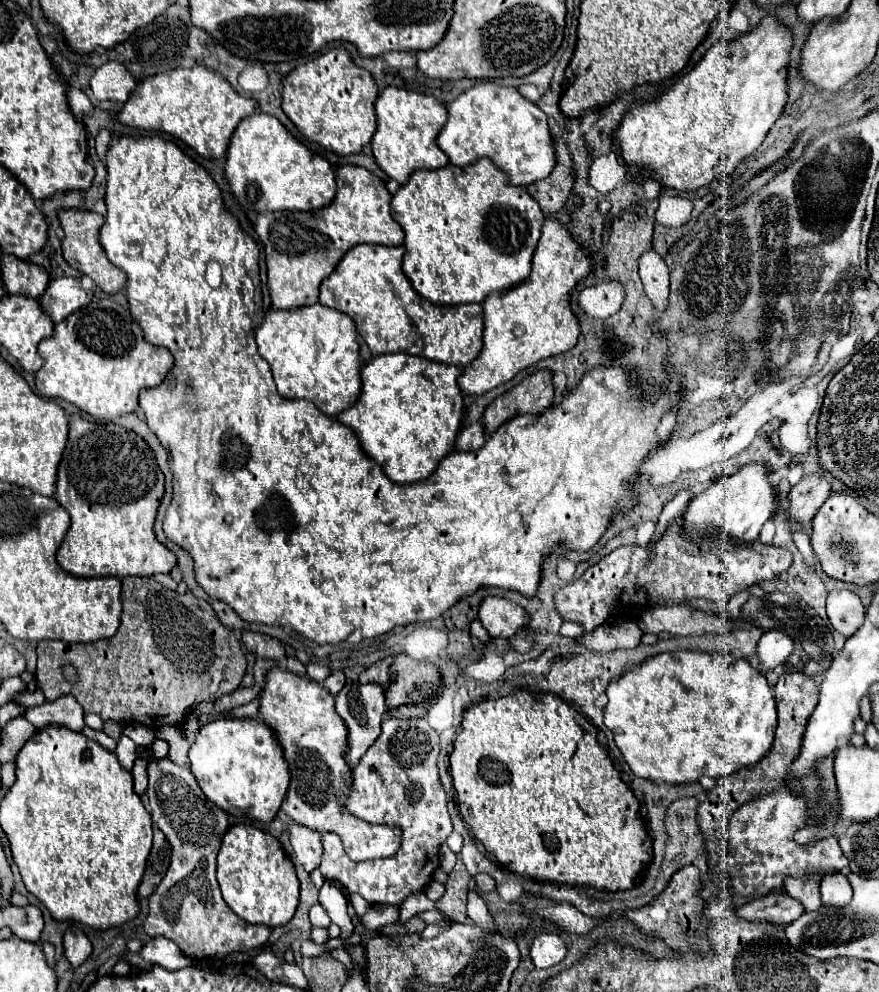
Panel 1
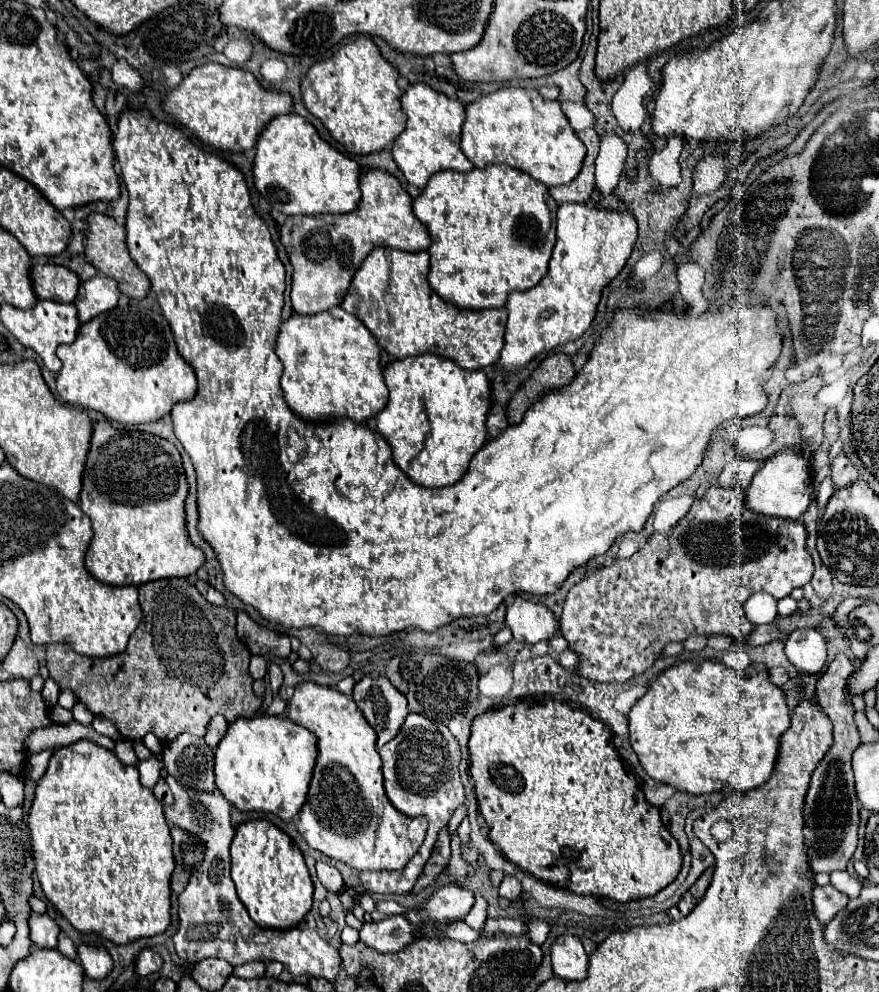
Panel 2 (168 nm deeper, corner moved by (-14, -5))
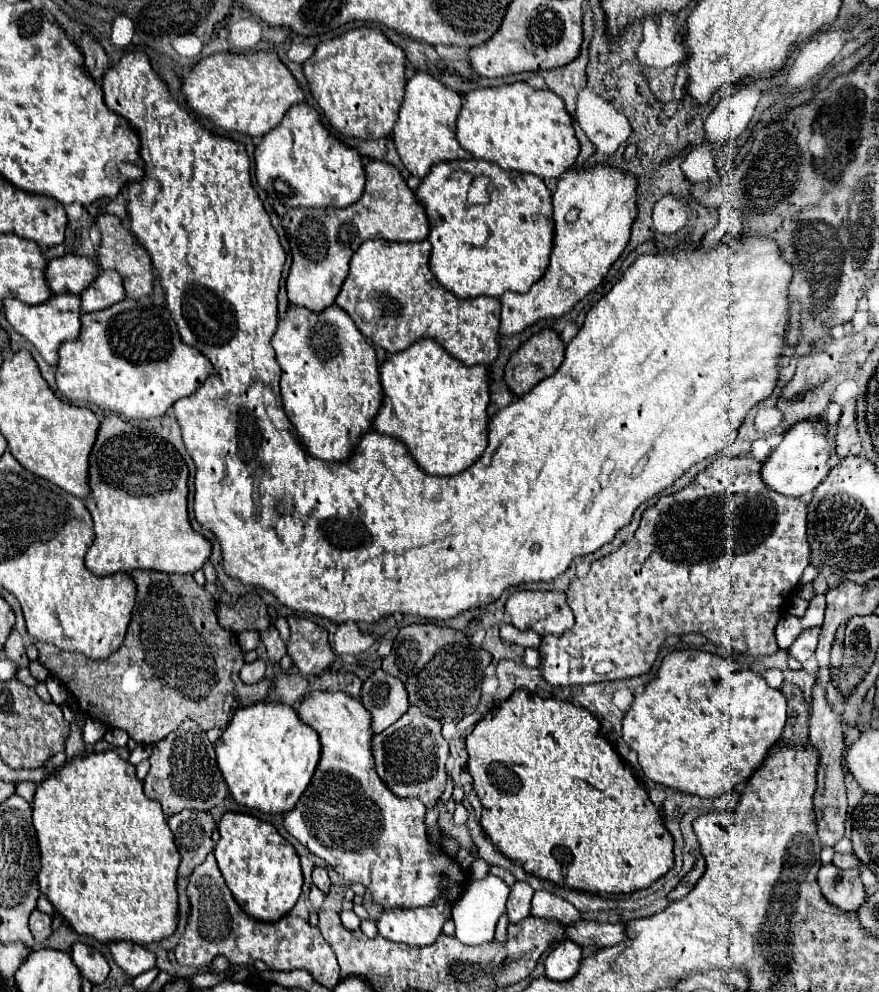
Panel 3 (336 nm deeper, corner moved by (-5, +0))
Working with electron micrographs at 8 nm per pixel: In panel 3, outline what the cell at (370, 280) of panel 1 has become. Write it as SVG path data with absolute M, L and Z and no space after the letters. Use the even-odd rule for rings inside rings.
M373 238L363 242L351 258L349 274L335 302L353 318L365 338L387 352L401 352L419 338L431 338L465 366L491 364L499 350L499 300L455 298L431 274L429 252L427 240L409 244Z

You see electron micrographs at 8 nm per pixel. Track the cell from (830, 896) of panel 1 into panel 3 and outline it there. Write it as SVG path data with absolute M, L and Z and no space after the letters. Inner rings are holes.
M835 854L833 858L833 864L839 868L839 870L851 870L859 864L859 860L855 858L855 854Z

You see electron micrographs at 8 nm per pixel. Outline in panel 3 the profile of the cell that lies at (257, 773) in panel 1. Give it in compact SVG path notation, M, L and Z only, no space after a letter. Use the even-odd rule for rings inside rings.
M257 702L253 706L235 710L233 720L225 728L223 736L215 742L215 752L217 752L217 766L237 804L257 808L265 814L285 814L295 808L297 800L311 782L313 770L319 762L321 744L317 732L307 724L303 724L291 706L279 702Z

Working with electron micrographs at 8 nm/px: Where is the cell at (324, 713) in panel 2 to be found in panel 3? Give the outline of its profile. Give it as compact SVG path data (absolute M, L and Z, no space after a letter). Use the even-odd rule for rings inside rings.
M311 690L295 706L295 710L299 718L319 734L321 760L297 806L285 814L285 830L303 846L307 846L309 852L323 858L341 878L347 882L361 882L383 908L427 906L443 888L447 890L449 900L459 898L465 884L469 882L469 872L463 870L459 862L453 862L447 854L441 854L437 848L433 848L423 824L425 806L417 798L393 796L377 776L371 756L371 716L363 708L361 700L345 692Z

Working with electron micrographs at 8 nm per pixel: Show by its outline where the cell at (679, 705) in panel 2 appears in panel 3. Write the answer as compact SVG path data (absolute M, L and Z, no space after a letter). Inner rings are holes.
M685 648L667 654L657 676L645 686L643 694L633 698L623 718L623 740L637 752L639 764L649 780L687 794L715 798L749 780L769 748L781 738L785 720L785 696L771 688L763 676L739 668L723 656Z

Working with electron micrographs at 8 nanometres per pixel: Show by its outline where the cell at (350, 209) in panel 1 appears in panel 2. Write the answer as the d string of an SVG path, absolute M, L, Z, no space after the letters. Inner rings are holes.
M368 169L360 177L362 199L358 207L346 215L294 215L280 227L282 243L292 261L292 307L300 315L314 315L338 307L350 287L350 281L366 255L376 247L396 247L402 251L426 251L430 247L430 233L412 213L412 197L402 183L382 169Z

